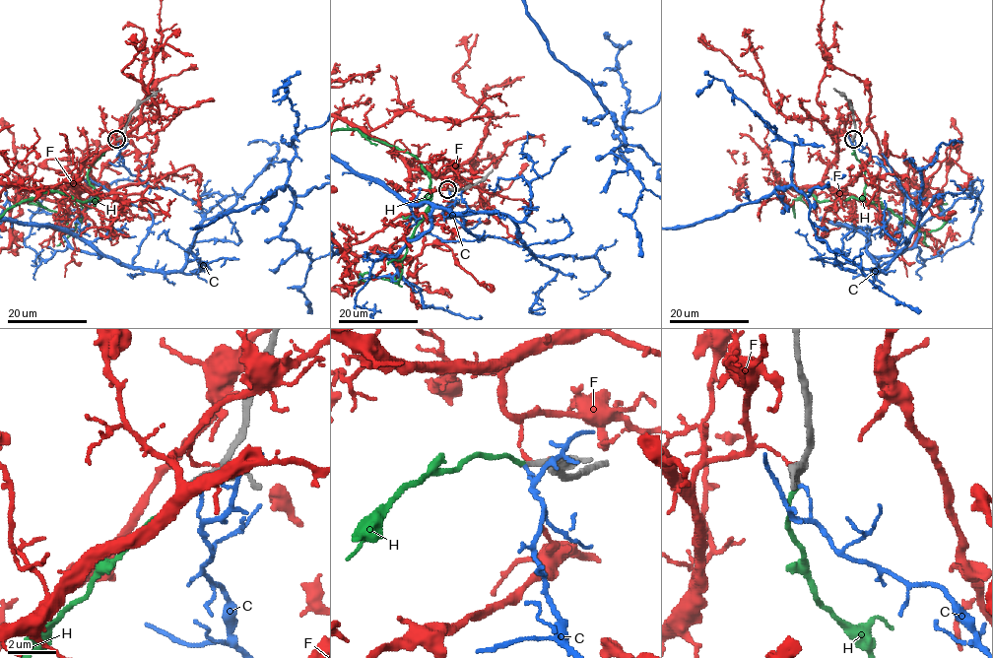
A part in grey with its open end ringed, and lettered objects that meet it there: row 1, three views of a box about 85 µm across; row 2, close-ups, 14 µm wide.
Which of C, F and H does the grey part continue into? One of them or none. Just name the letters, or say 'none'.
H

